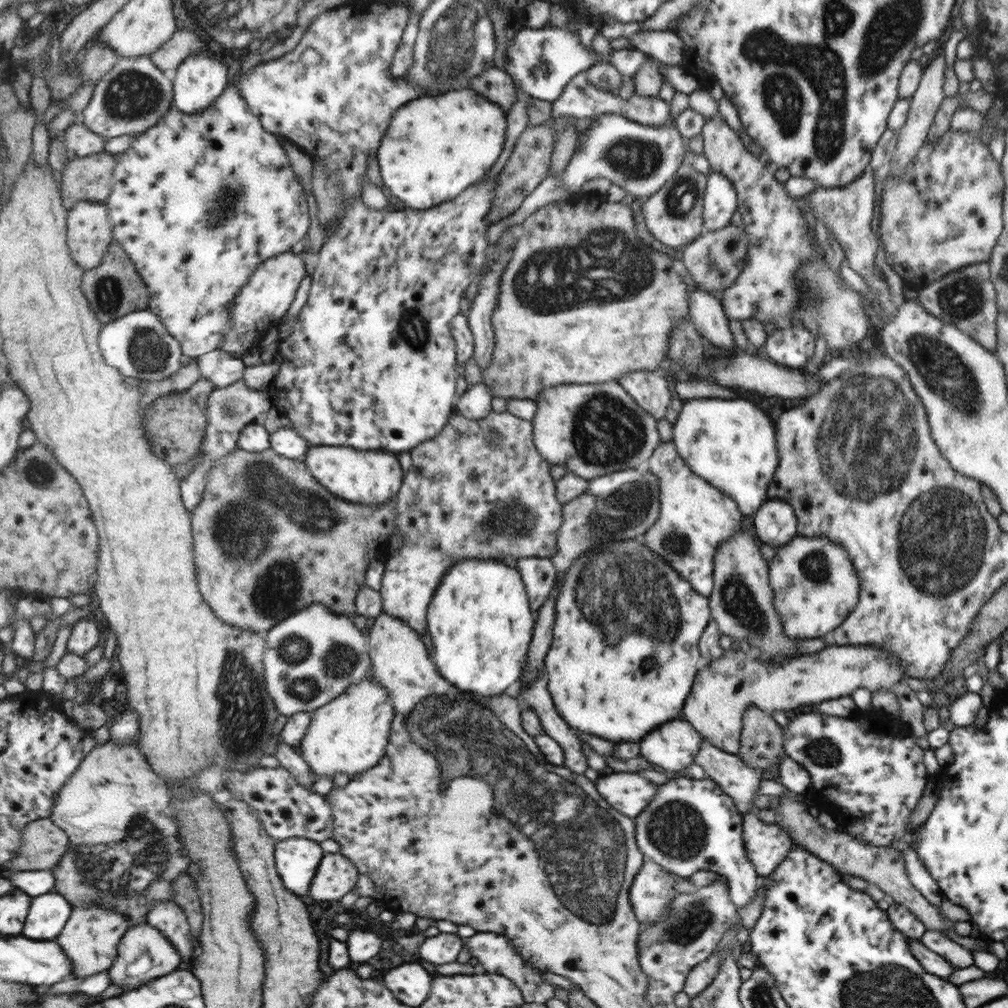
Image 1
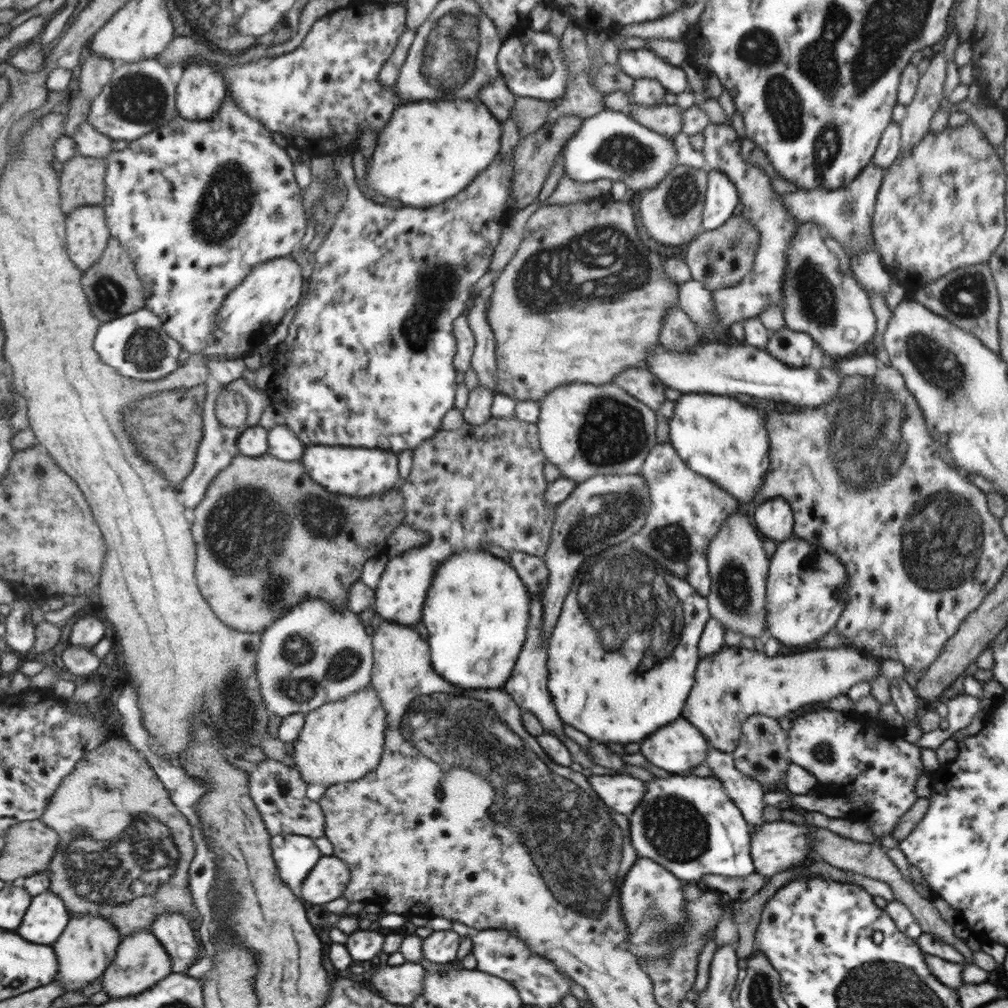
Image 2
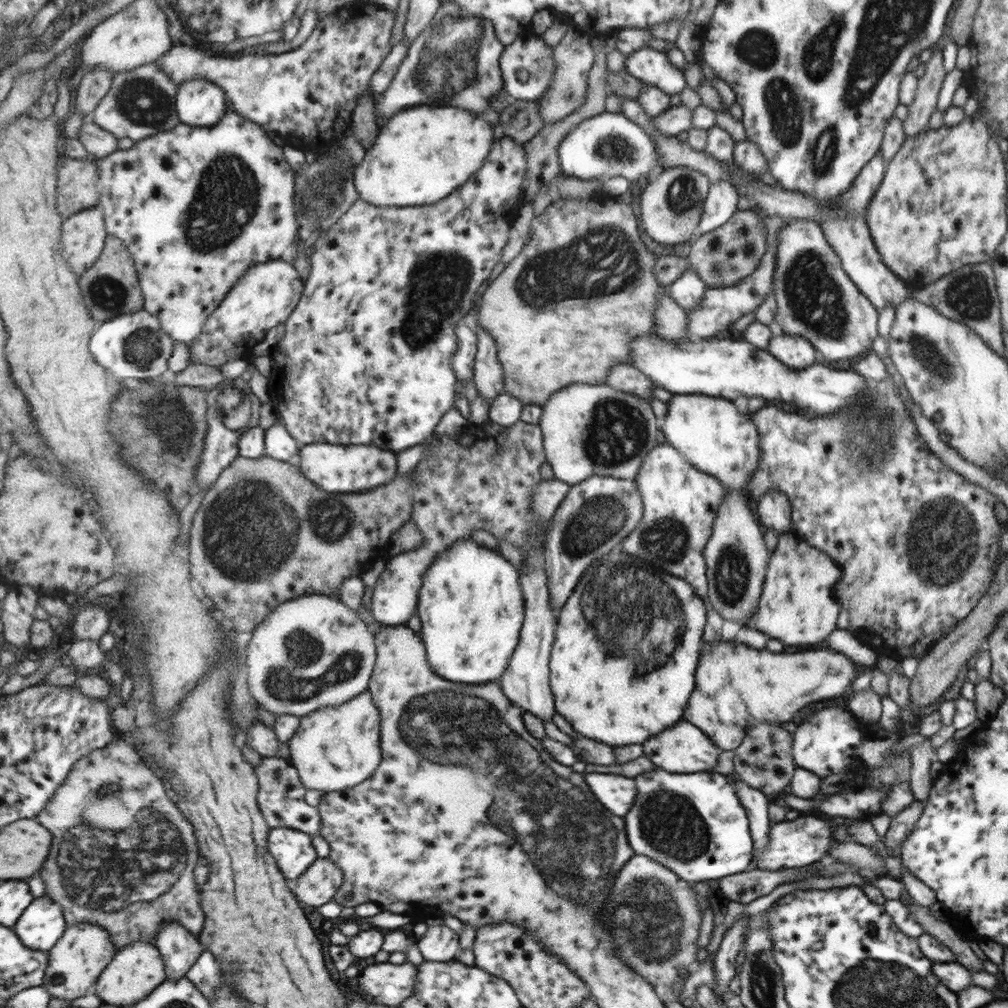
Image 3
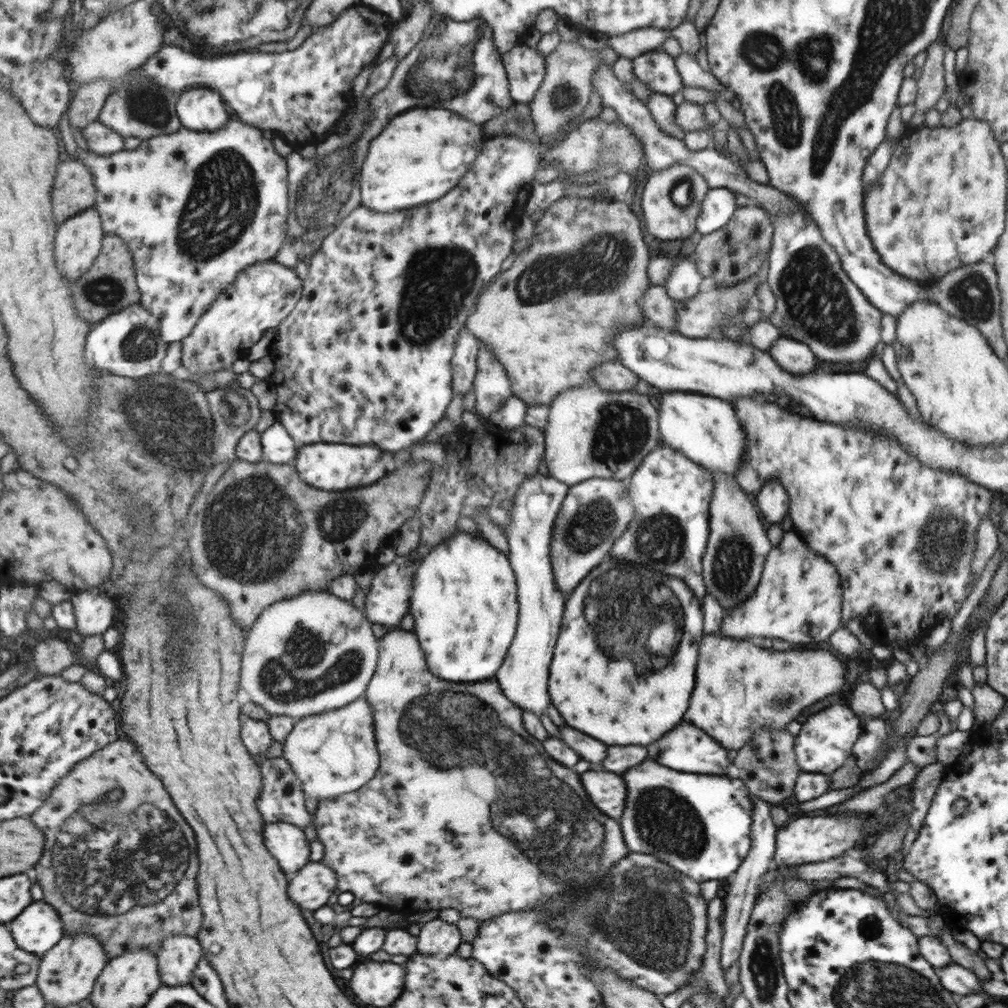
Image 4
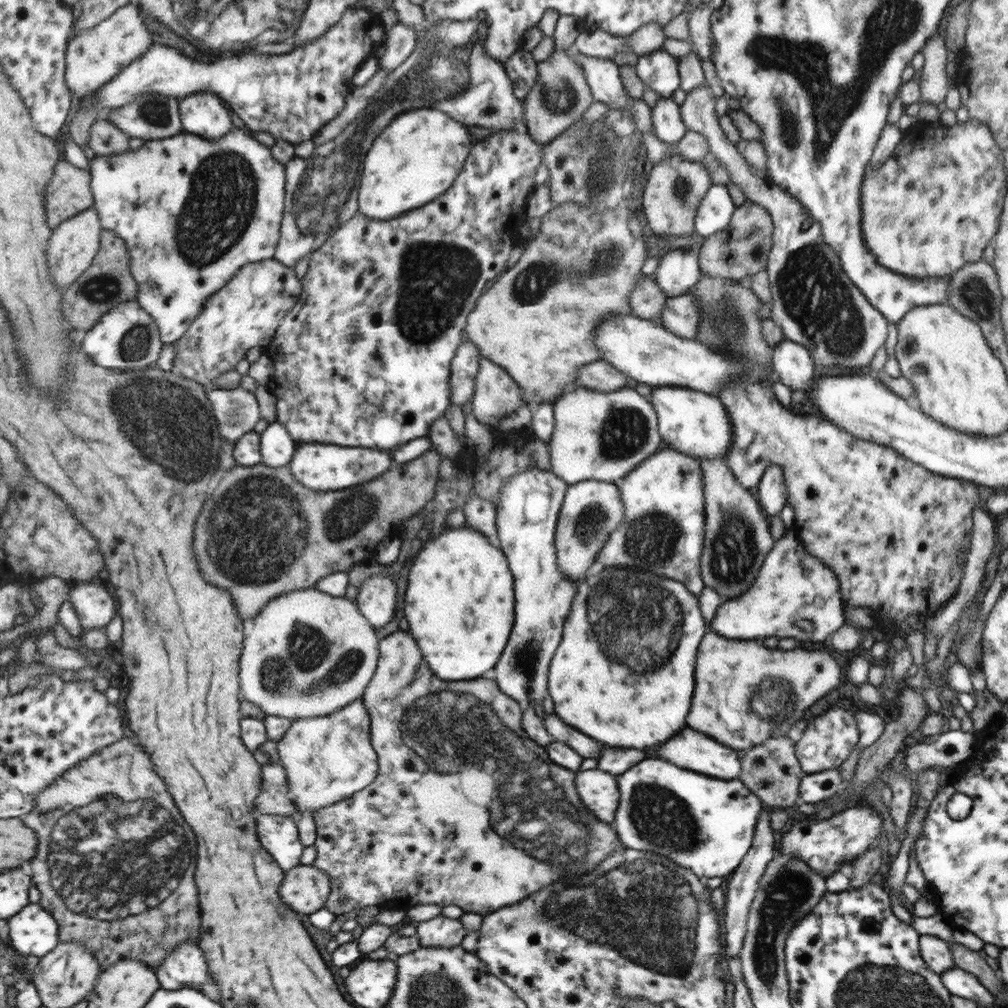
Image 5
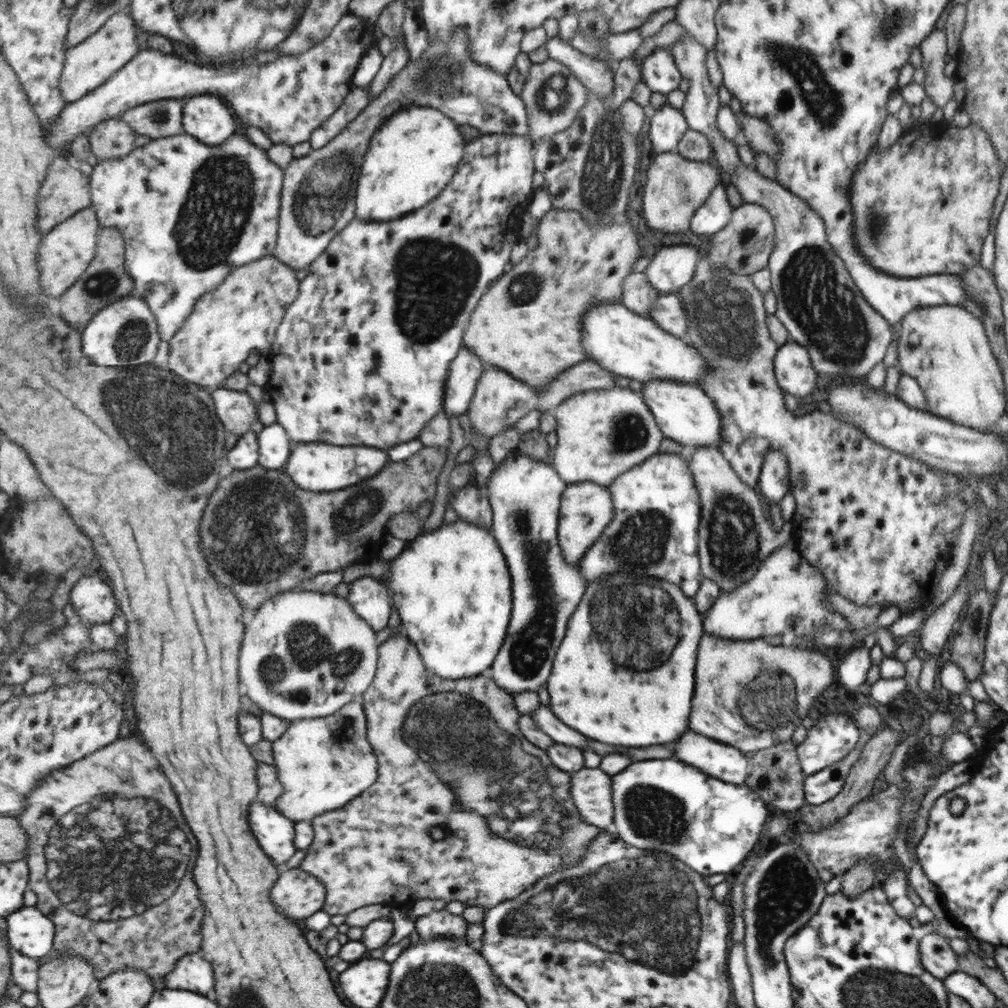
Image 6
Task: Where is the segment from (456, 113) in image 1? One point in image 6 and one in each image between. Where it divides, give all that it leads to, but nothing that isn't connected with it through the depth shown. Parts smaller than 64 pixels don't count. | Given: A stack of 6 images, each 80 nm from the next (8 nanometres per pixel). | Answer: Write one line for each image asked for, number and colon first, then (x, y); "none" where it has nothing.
2: (429, 151)
3: (424, 154)
4: (421, 156)
5: (416, 160)
6: (412, 158)

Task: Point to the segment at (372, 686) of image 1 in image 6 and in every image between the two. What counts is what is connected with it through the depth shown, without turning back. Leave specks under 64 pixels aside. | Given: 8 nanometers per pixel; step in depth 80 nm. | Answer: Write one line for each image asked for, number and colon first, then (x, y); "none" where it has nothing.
2: (343, 741)
3: (337, 748)
4: (334, 753)
5: (328, 759)
6: (324, 763)

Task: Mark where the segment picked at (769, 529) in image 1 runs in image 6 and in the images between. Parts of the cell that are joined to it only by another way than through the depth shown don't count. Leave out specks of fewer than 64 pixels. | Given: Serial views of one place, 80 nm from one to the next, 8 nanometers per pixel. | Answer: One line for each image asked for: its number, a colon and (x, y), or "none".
2: (773, 517)
3: (773, 509)
4: (772, 500)
5: (772, 493)
6: (773, 484)

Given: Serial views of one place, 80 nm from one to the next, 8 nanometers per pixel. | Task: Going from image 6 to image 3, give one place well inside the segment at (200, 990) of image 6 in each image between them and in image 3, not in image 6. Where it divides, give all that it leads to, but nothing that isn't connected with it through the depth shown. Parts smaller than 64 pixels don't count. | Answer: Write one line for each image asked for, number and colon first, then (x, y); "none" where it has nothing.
3: (180, 948)
4: (179, 958)
5: (186, 967)

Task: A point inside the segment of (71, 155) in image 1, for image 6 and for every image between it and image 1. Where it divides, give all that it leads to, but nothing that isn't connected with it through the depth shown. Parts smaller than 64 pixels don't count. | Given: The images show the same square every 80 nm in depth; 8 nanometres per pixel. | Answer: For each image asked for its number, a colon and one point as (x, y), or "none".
2: (90, 142)
3: (99, 142)
4: (101, 139)
5: (106, 139)
6: (114, 138)

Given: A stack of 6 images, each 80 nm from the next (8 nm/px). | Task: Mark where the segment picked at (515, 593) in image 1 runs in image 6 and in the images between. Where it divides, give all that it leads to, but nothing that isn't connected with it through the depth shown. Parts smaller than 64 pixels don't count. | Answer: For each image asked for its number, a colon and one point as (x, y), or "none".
2: (476, 614)
3: (471, 608)
4: (464, 604)
5: (458, 601)
6: (450, 588)

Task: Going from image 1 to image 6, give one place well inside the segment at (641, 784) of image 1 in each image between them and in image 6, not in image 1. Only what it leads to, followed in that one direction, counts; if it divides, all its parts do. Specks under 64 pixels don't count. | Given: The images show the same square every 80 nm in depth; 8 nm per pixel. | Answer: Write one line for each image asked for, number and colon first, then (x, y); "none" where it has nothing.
2: (623, 794)
3: (617, 793)
4: (607, 791)
5: (597, 789)
6: (590, 789)

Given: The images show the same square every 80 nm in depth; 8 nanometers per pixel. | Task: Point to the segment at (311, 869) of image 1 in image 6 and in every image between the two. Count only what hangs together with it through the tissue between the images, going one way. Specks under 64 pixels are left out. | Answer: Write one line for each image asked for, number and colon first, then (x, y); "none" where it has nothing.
2: (296, 856)
3: (293, 849)
4: (287, 842)
5: (279, 834)
6: (276, 832)

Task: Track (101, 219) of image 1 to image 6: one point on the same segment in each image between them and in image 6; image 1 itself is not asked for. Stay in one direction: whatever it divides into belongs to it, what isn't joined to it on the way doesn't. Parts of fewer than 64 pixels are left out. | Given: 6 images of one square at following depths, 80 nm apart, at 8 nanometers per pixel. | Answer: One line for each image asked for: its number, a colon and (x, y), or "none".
2: (89, 234)
3: (85, 236)
4: (80, 239)
5: (74, 245)
6: (68, 251)

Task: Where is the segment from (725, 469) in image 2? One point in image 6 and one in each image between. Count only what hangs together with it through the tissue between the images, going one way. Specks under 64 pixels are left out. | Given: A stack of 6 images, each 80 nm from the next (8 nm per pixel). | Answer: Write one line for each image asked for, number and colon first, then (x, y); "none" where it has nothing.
3: (710, 433)
4: (706, 429)
5: (695, 423)
6: (685, 415)

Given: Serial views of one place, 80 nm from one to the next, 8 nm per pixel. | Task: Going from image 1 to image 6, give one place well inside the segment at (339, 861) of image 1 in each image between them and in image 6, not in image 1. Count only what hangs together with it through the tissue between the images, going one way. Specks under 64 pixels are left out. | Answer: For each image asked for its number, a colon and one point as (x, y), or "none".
2: (328, 881)
3: (319, 885)
4: (312, 887)
5: (306, 888)
6: (297, 893)

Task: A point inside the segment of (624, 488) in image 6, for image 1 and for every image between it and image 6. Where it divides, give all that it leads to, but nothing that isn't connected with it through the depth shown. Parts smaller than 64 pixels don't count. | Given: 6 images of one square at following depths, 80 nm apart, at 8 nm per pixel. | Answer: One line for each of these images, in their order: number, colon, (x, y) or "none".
1: (694, 517)
2: (687, 509)
3: (679, 502)
4: (671, 494)
5: (662, 530)

